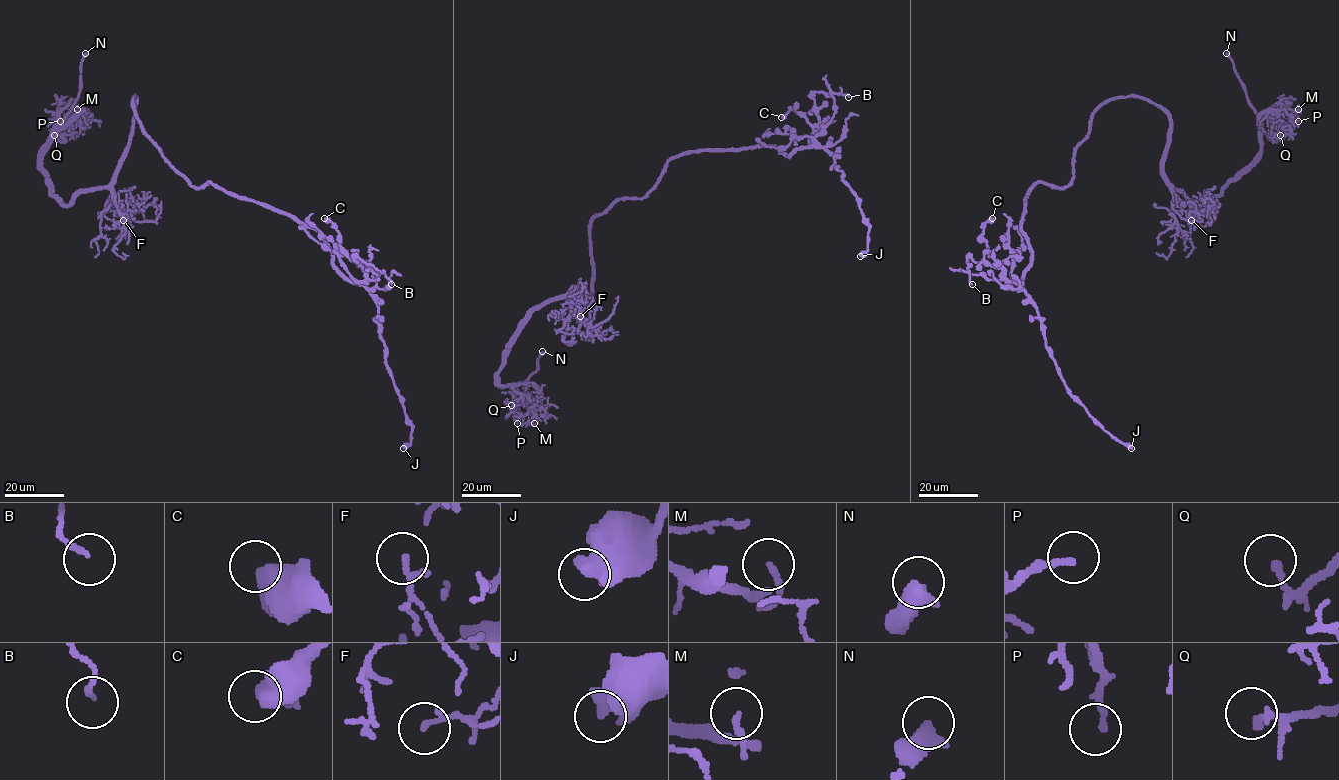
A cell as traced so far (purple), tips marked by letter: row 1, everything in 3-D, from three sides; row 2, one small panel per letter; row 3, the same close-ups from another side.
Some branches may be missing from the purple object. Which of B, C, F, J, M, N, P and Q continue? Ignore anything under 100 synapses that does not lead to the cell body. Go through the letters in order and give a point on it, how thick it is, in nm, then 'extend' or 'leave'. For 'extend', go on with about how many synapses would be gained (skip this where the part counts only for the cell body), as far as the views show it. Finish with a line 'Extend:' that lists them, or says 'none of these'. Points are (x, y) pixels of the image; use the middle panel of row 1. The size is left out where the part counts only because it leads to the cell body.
B: place (848, 97); calibre 150 nm; leave
C: place (781, 117); calibre 440 nm; leave
F: place (580, 316); calibre 160 nm; leave
J: place (860, 256); calibre 600 nm; leave
M: place (534, 423); calibre 160 nm; leave
N: place (542, 351); calibre 500 nm; extend
P: place (517, 423); calibre 180 nm; leave
Q: place (511, 405); calibre 140 nm; leave
Extend: N

